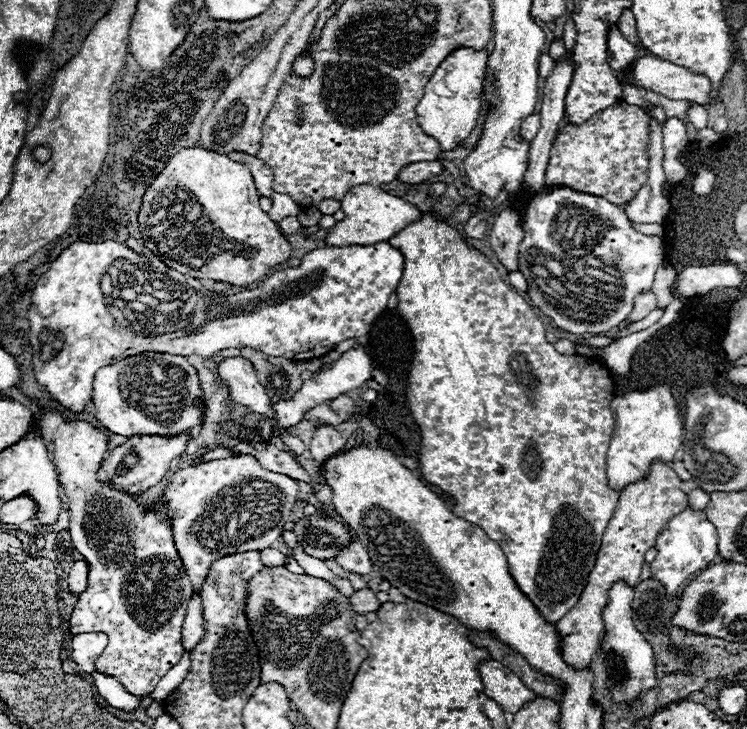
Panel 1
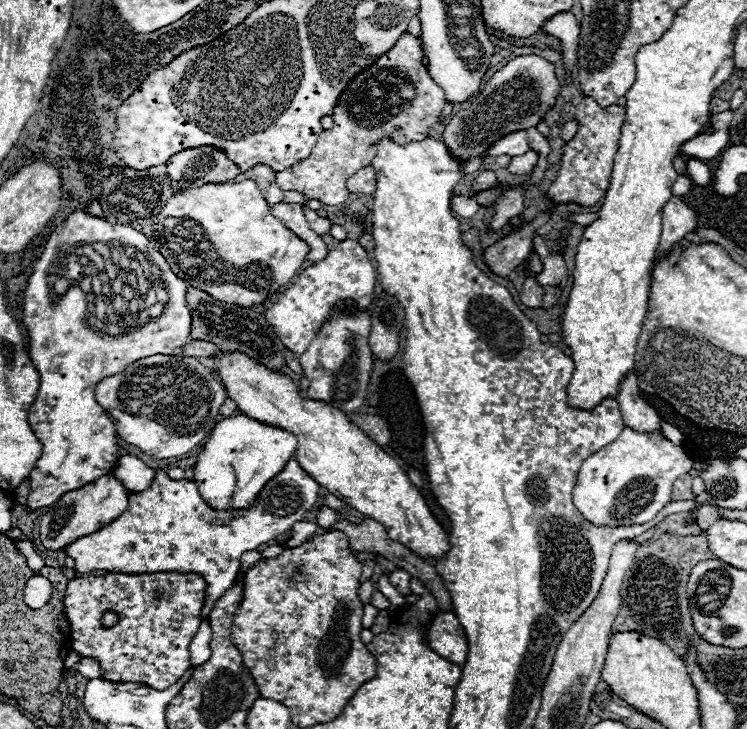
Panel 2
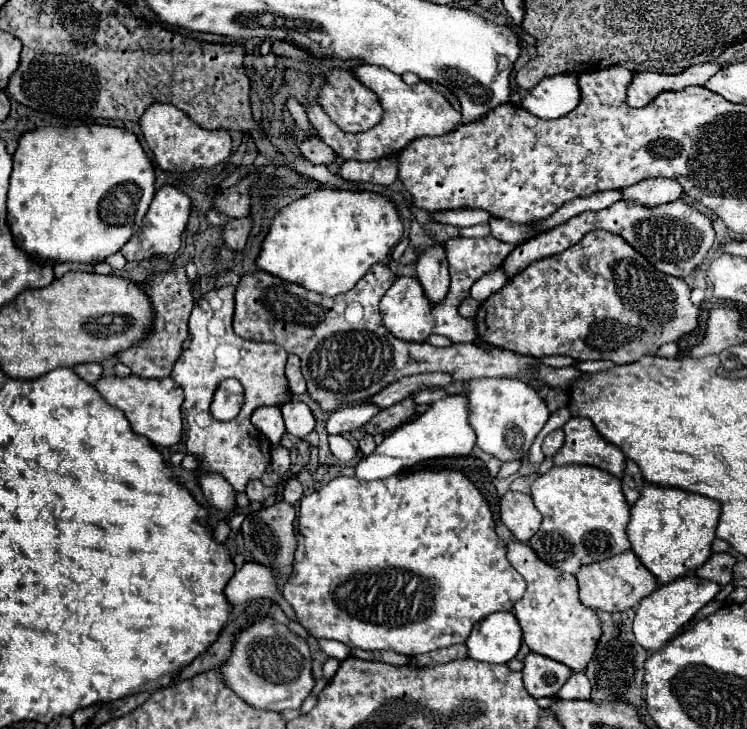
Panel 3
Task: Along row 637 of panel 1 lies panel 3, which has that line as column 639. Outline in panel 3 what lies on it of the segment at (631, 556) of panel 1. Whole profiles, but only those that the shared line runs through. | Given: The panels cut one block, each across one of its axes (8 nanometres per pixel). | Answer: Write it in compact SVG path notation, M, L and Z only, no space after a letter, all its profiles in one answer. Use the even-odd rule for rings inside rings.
M632 550L614 556L612 560L580 568L576 580L580 586L580 602L592 610L604 610L604 612L624 612L636 608L642 598L650 596L658 588L656 576L652 576L652 572L636 558Z

